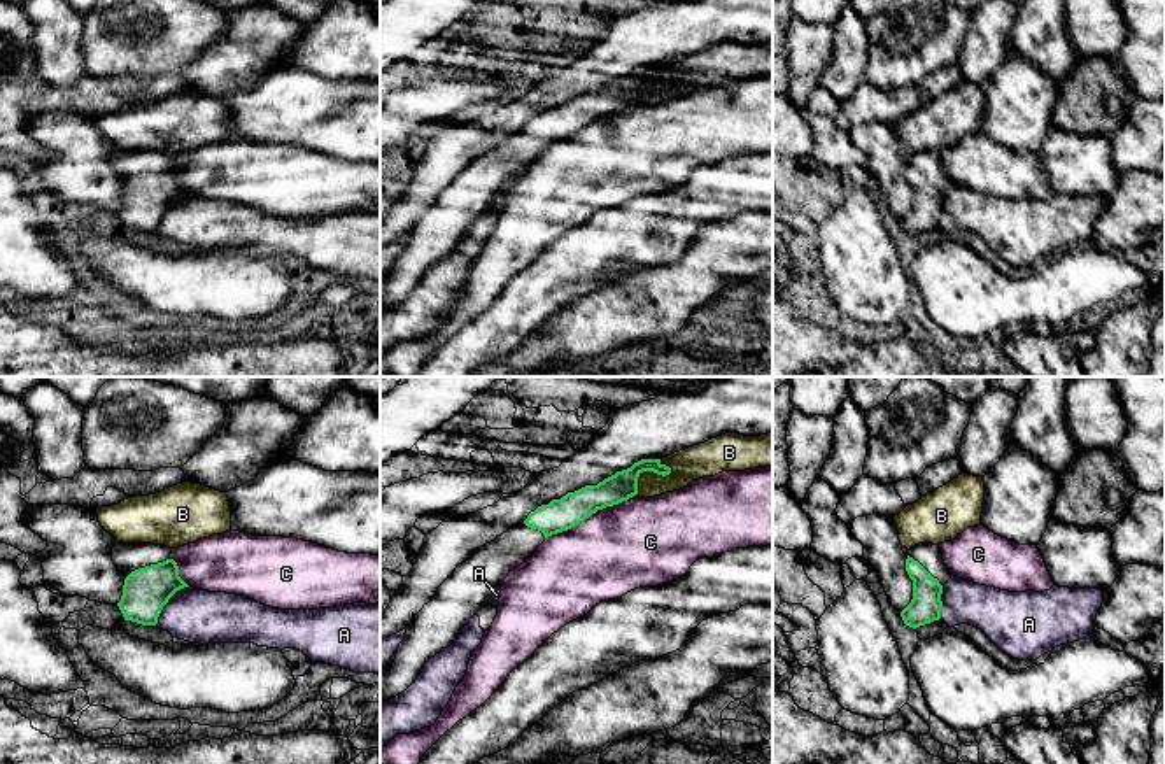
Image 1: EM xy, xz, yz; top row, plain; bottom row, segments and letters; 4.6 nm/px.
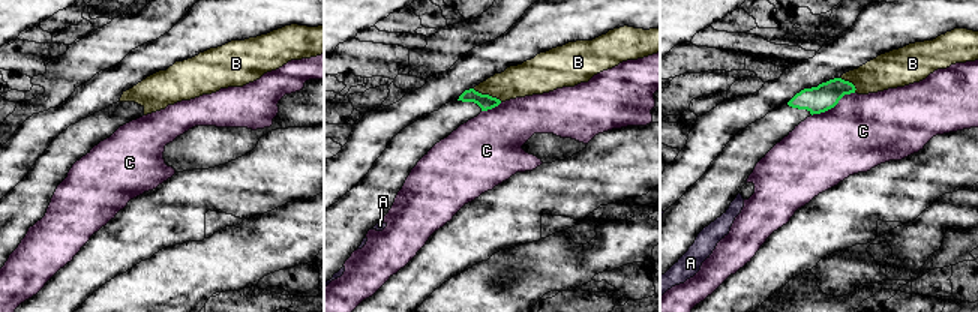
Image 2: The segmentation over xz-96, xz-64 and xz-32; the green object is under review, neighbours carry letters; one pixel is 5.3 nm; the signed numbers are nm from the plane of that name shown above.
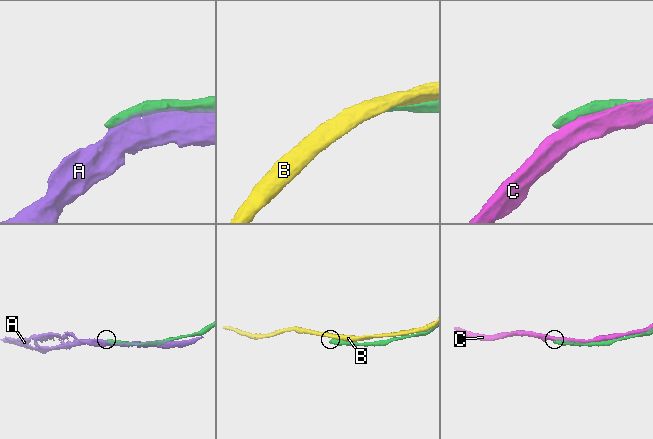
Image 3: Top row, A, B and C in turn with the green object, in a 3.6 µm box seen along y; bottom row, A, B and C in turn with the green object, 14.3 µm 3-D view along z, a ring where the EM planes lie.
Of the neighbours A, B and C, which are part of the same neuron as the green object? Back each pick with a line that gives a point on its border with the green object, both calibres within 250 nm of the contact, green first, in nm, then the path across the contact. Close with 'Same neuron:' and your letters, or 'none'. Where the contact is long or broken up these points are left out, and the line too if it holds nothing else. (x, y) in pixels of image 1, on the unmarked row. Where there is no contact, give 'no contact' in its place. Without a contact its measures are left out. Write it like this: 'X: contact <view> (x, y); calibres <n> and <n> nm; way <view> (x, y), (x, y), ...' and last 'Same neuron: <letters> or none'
Same neuron: none

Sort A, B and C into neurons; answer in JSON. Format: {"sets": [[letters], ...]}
{"sets": [["A"], ["B"], ["C"]]}

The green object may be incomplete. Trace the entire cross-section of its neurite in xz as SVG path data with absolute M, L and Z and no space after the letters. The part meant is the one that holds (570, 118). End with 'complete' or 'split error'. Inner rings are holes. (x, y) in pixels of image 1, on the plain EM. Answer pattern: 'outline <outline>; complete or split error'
outline M641 67L597 93L585 93L538 114L522 131L477 156L406 235L405 247L380 280L380 310L405 300L424 272L454 251L508 180L526 170L548 144L578 133L597 117L636 103L638 84L643 79L666 84L671 75L660 67Z; split error

